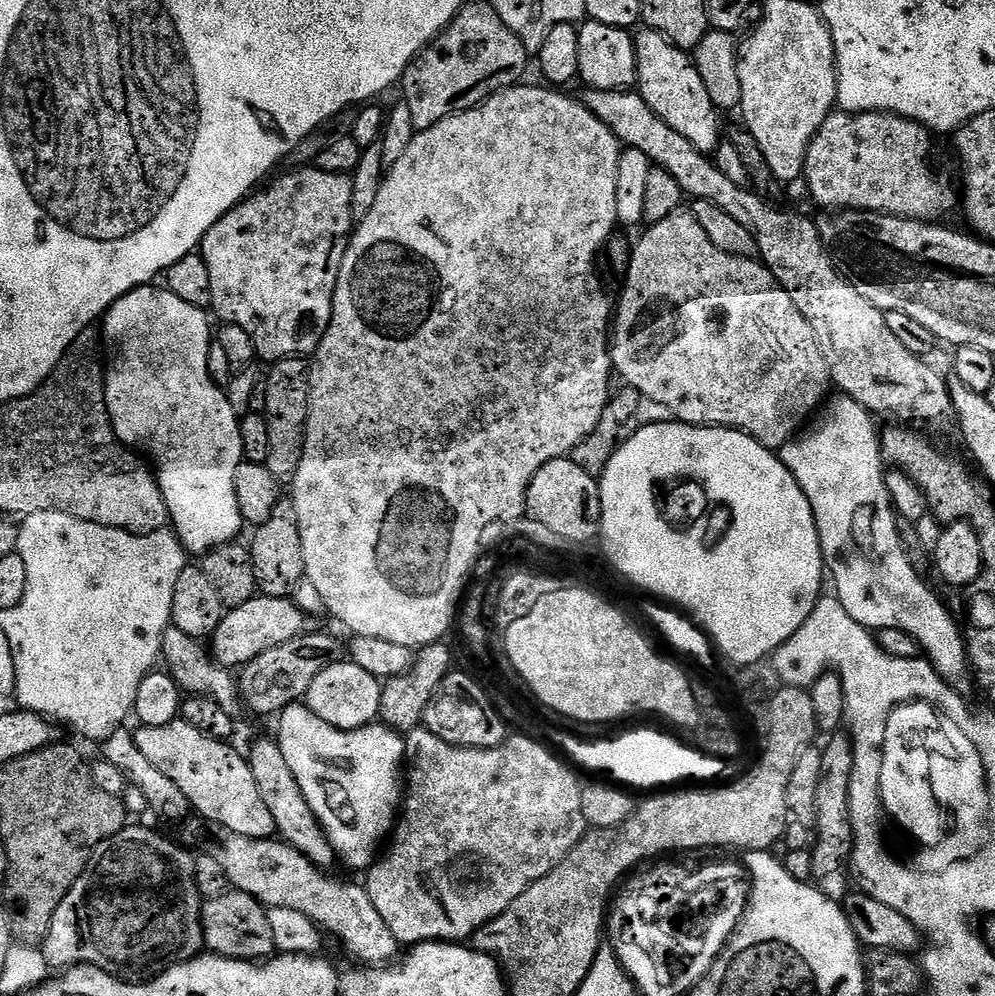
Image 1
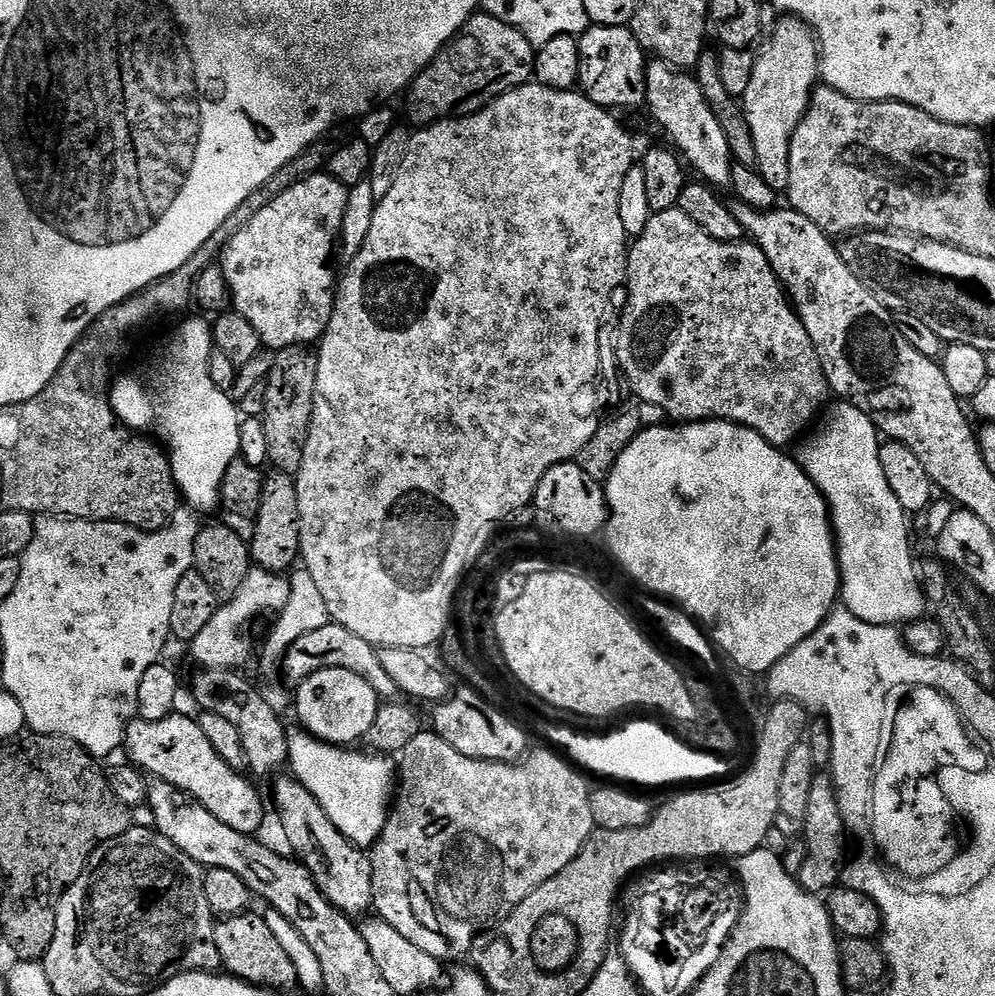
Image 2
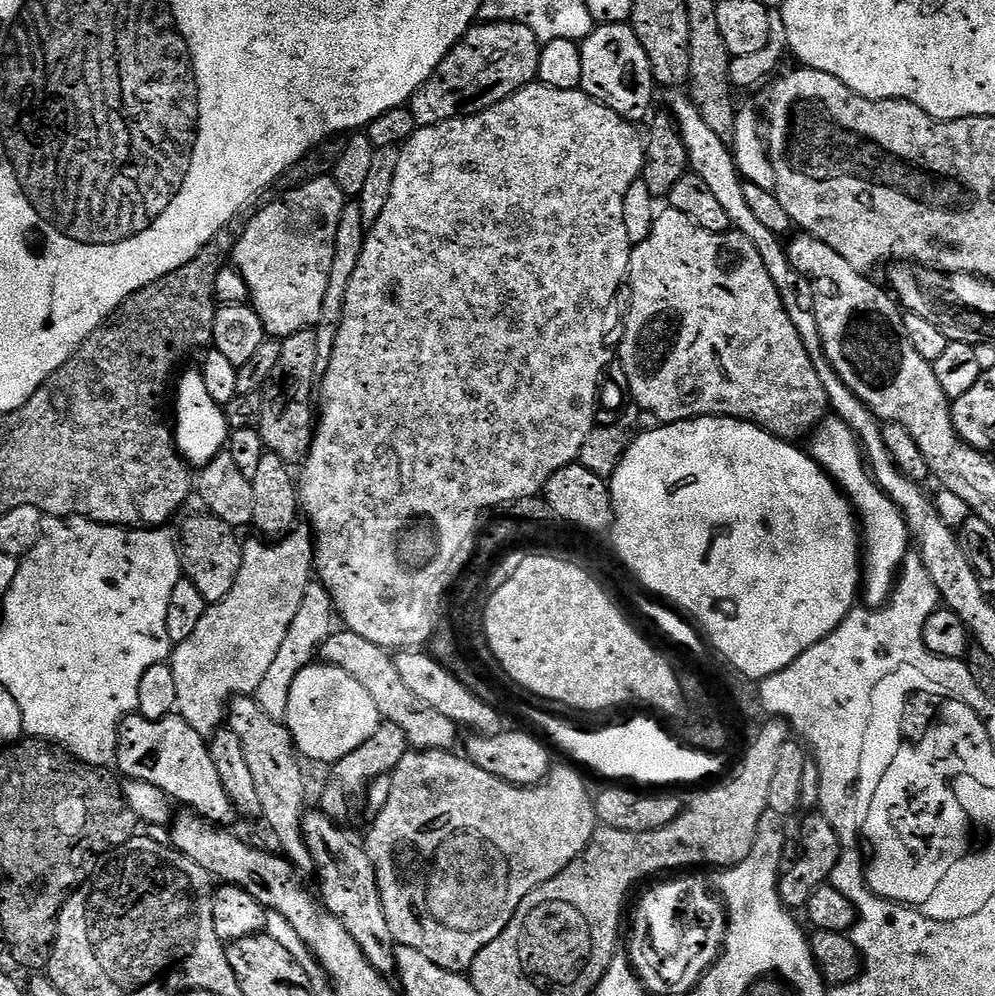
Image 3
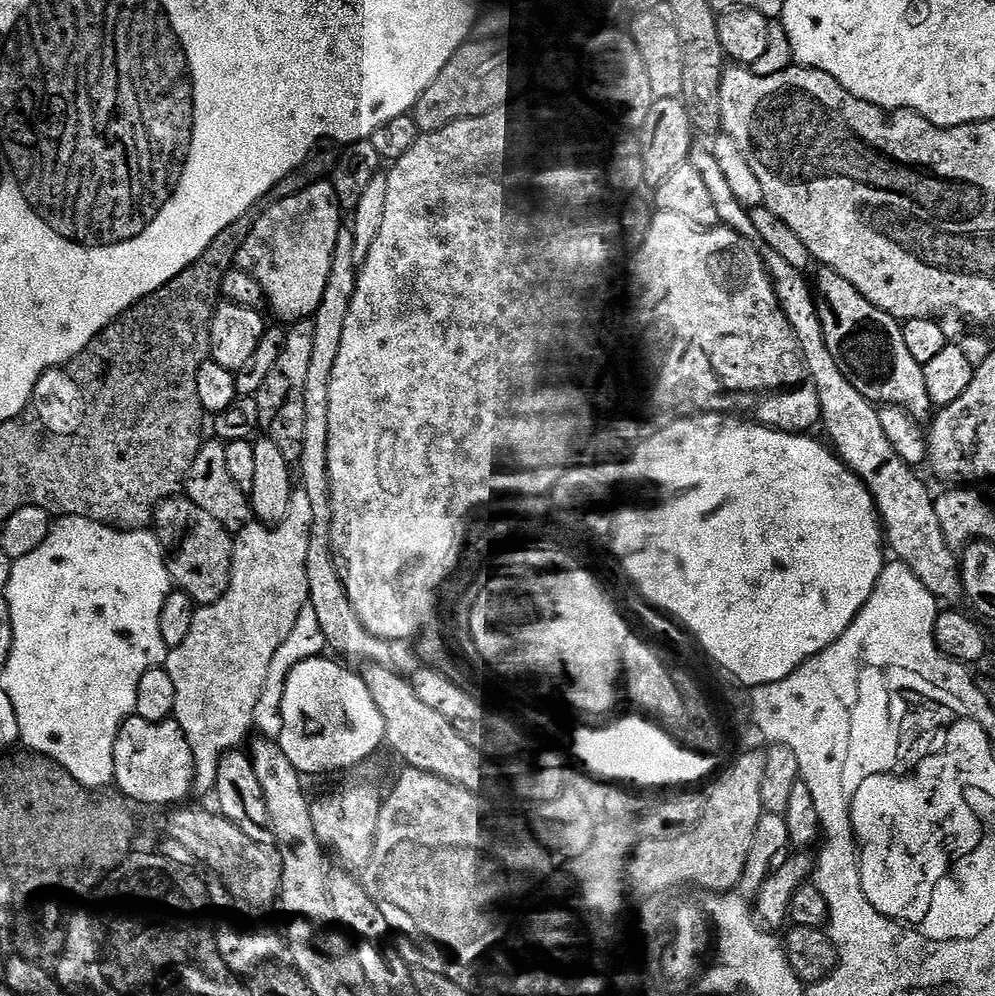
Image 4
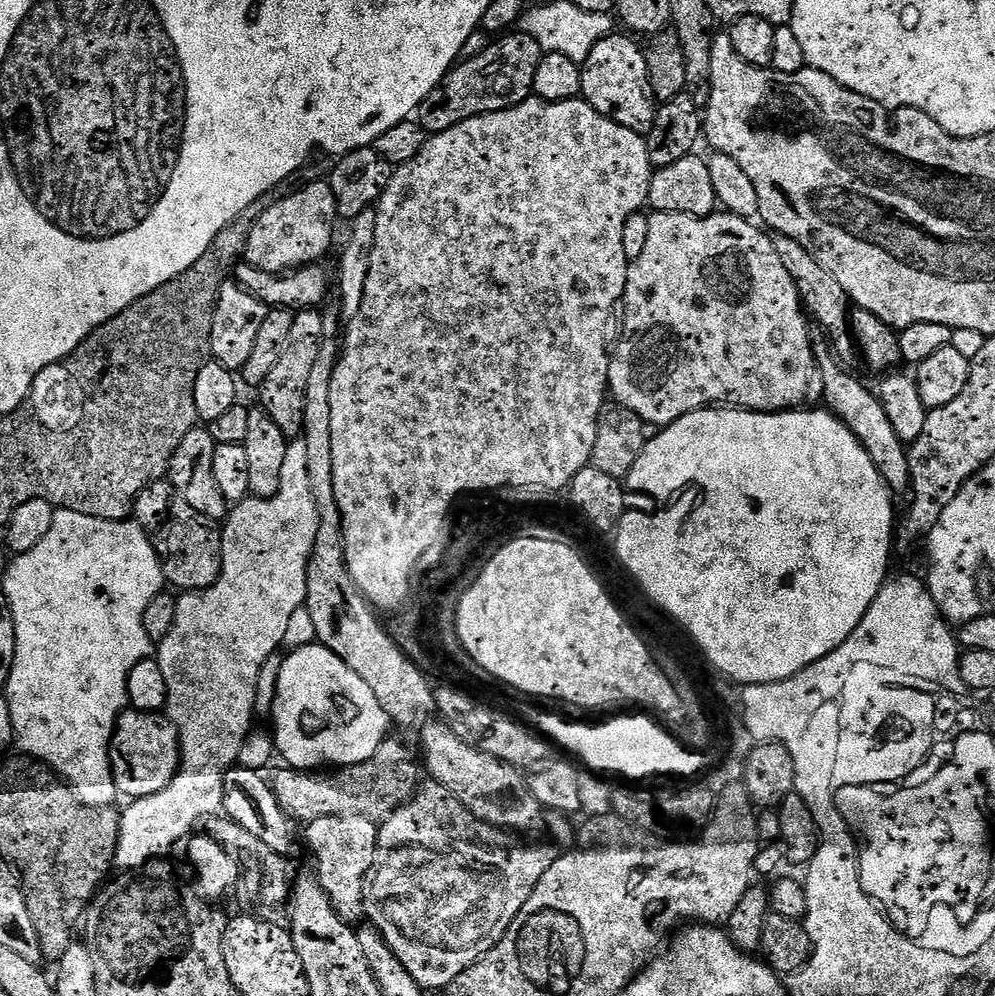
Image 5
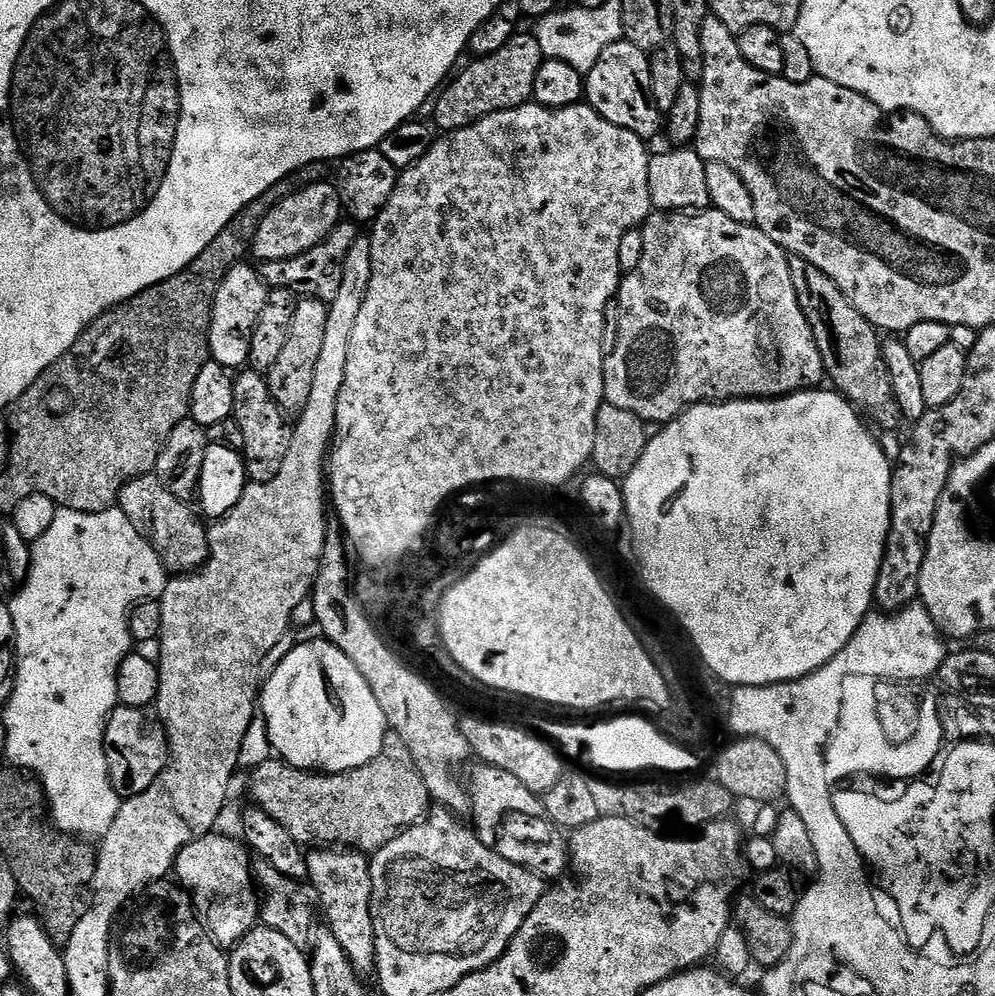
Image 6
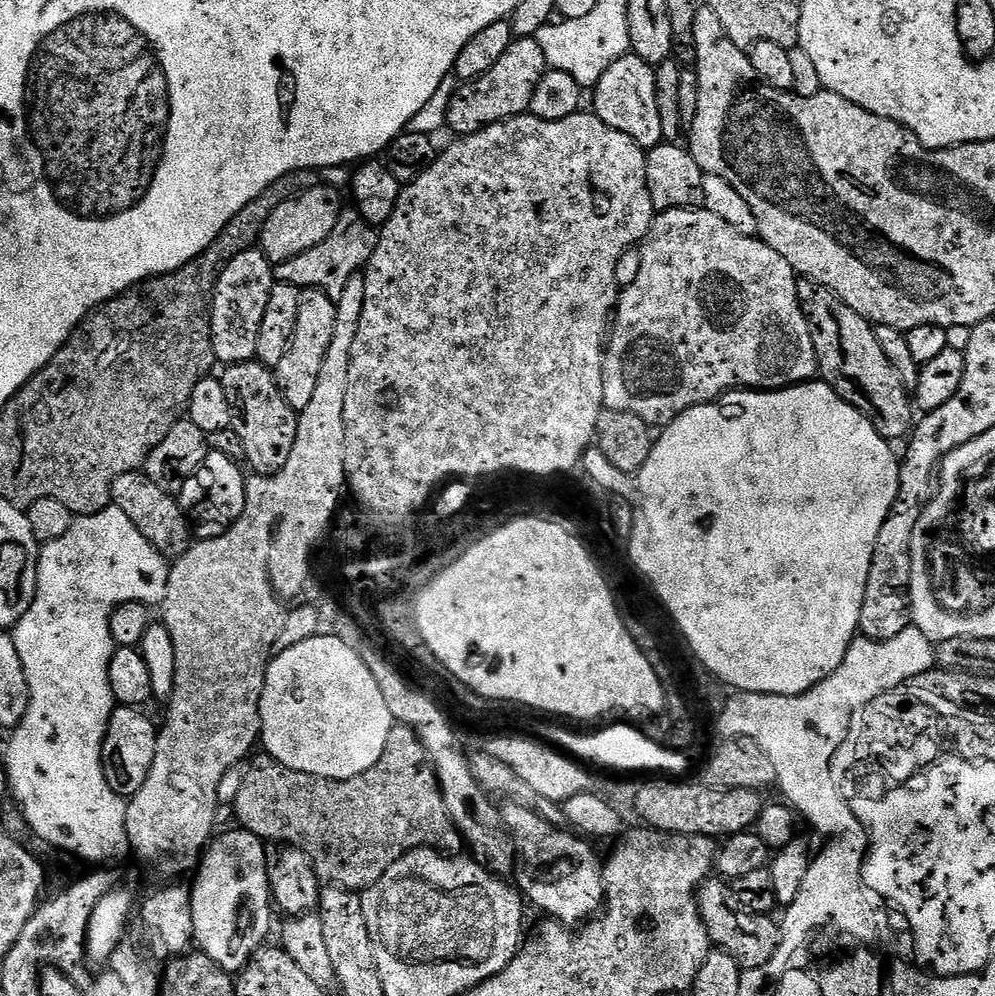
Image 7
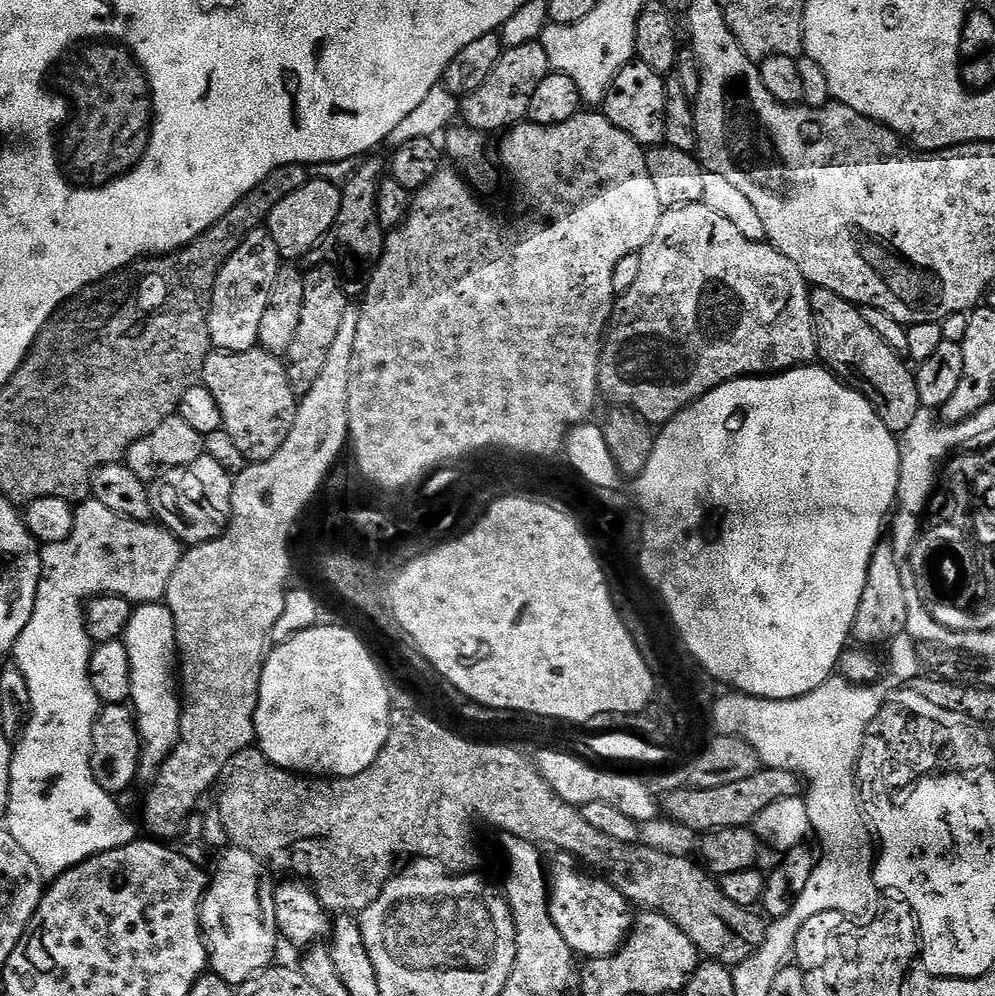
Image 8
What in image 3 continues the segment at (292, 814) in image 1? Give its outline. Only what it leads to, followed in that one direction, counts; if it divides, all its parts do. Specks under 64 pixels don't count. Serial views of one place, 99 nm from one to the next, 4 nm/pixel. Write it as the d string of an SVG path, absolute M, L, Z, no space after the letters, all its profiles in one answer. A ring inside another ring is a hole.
M308 810L304 813L302 830L306 846L310 850L310 858L314 858L315 879L320 879L319 899L328 912L334 914L334 918L338 918L342 926L346 926L350 938L358 944L358 950L362 950L370 966L383 974L395 973L396 948L392 931L386 922L386 910L382 906L374 866L367 851L361 845L359 848L340 828L343 827L325 812Z

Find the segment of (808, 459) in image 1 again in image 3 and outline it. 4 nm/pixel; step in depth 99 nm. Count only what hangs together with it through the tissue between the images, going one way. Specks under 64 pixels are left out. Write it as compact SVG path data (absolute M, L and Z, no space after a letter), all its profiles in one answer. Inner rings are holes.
M831 414L825 416L812 429L811 440L812 459L820 463L828 477L848 497L858 517L858 527L862 533L862 600L867 607L878 608L889 601L904 555L909 552L908 524L896 503L877 486L876 479L869 473L860 443L846 422Z

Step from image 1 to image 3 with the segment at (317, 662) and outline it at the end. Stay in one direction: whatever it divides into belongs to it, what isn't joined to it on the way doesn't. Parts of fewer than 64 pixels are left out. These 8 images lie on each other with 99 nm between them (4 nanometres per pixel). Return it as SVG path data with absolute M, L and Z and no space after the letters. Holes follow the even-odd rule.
M336 630L321 645L318 656L323 663L338 670L346 670L346 674L350 674L354 682L358 682L366 689L366 694L374 698L374 706L378 706L381 721L398 726L398 730L402 730L402 734L408 739L409 749L417 752L435 752L457 747L455 745L457 724L446 718L446 714L438 714L438 710L427 708L422 698L414 698L414 694L402 683L393 653L389 649L362 638L362 634Z

